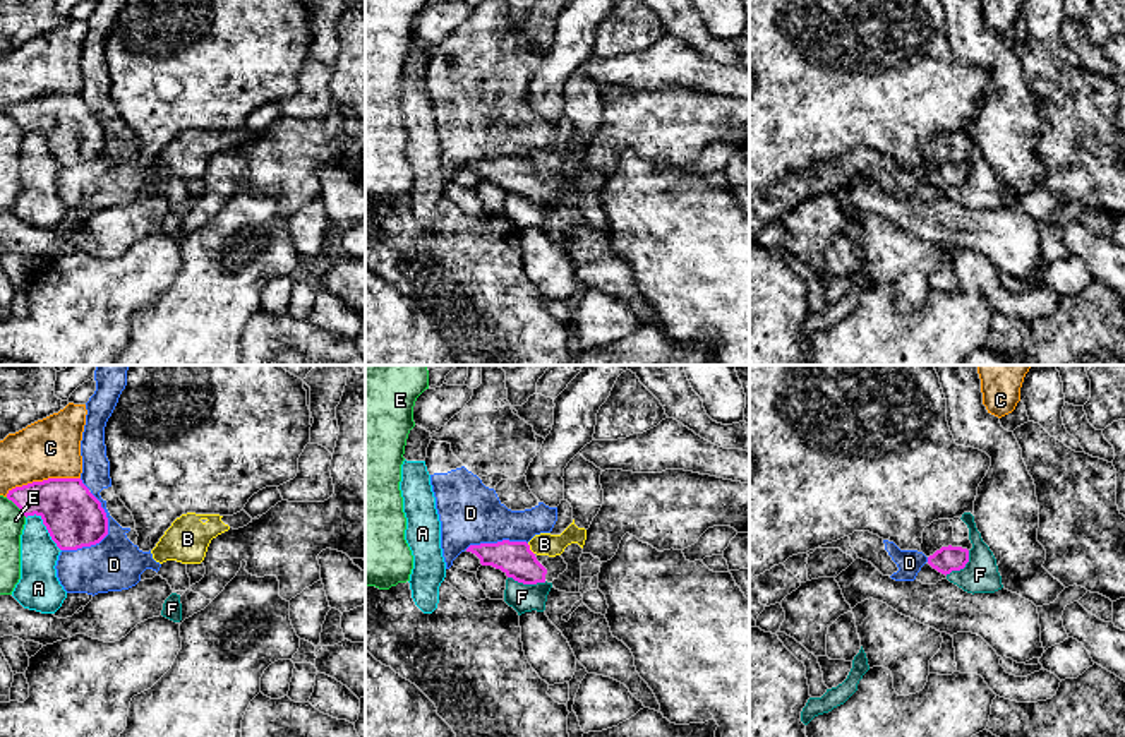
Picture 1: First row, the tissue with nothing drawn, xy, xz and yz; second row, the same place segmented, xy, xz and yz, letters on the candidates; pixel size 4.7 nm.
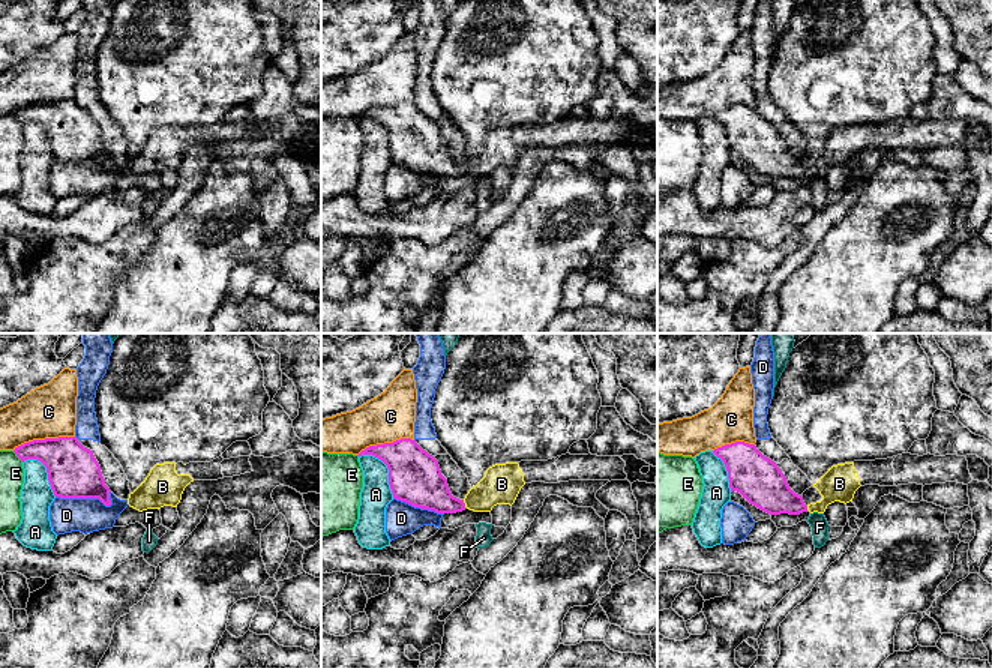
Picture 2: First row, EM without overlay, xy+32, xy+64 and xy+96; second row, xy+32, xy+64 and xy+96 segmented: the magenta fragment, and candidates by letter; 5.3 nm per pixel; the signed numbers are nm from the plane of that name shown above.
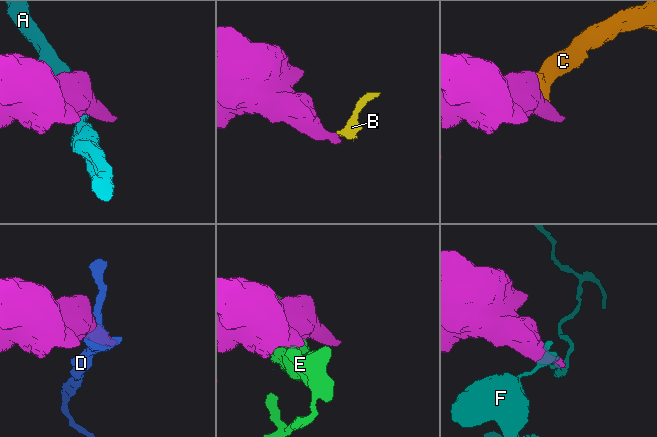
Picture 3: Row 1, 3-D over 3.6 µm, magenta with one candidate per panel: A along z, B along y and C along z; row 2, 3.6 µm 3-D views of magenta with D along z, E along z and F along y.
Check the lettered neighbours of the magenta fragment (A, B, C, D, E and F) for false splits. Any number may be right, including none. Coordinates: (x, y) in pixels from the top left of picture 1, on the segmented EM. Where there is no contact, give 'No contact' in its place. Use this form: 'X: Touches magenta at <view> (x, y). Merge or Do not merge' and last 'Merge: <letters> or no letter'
A: Touches magenta at xy (47, 528). Do not merge
B: Touches magenta at xz (529, 549). Merge
C: Touches magenta at xy (43, 480). Do not merge
D: Touches magenta at xy (105, 535). Do not merge
E: Touches magenta at xy (16, 504). Do not merge
F: Touches magenta at xz (527, 583). Do not merge
Merge: B

